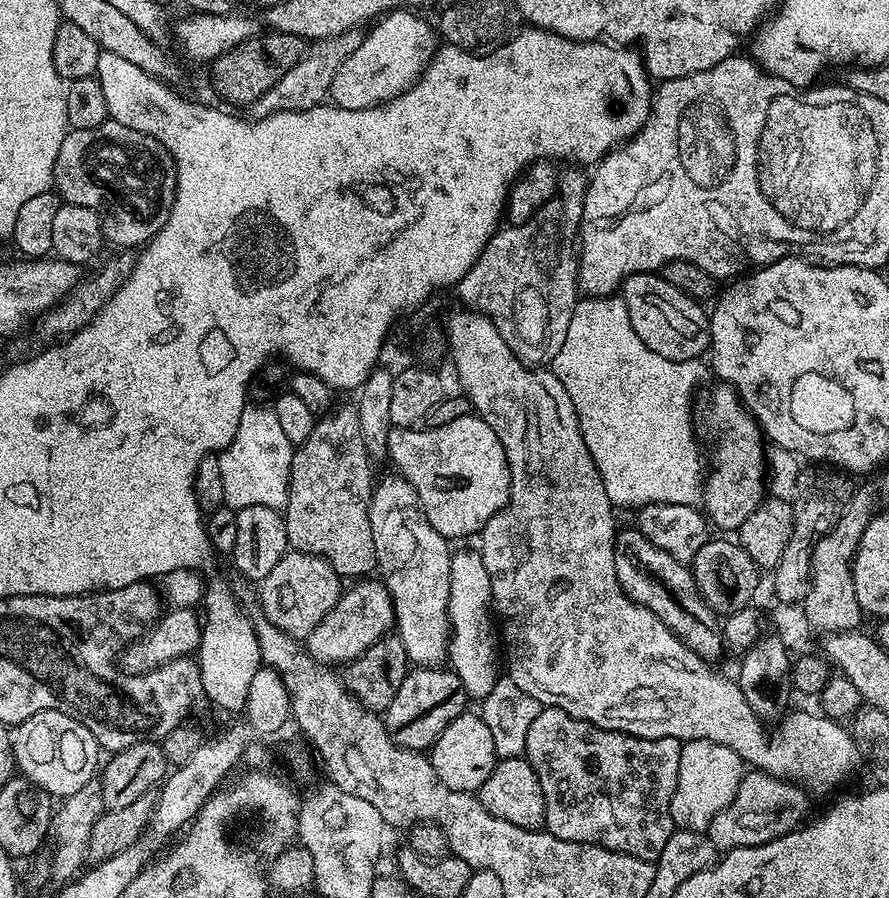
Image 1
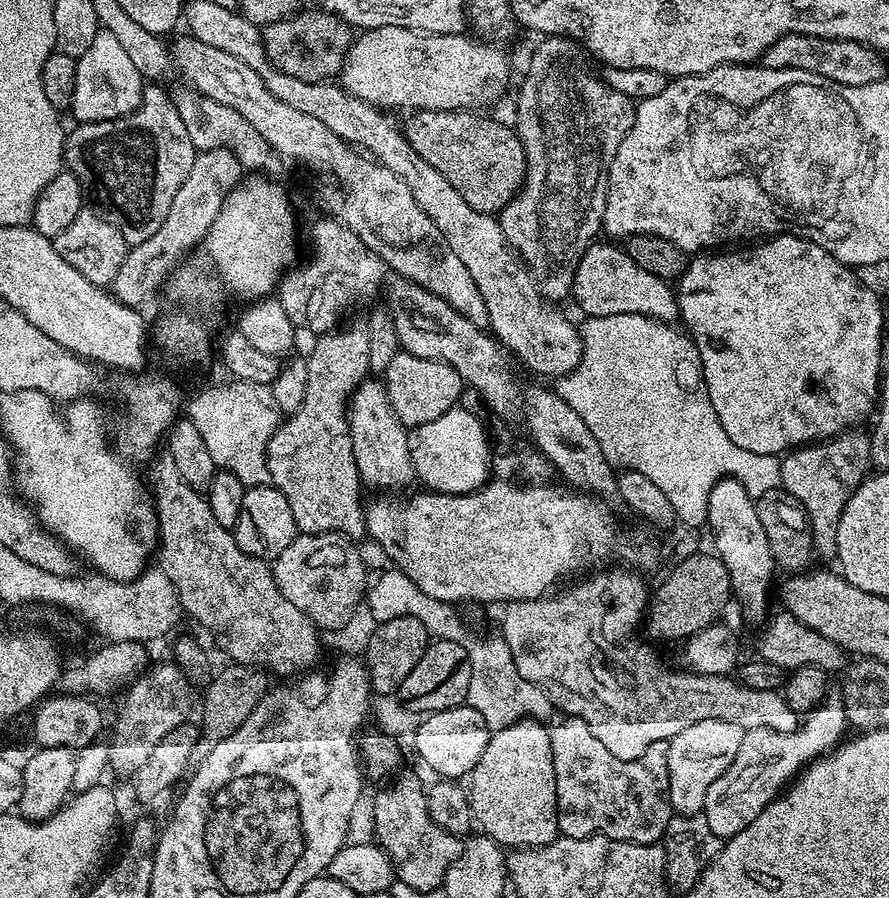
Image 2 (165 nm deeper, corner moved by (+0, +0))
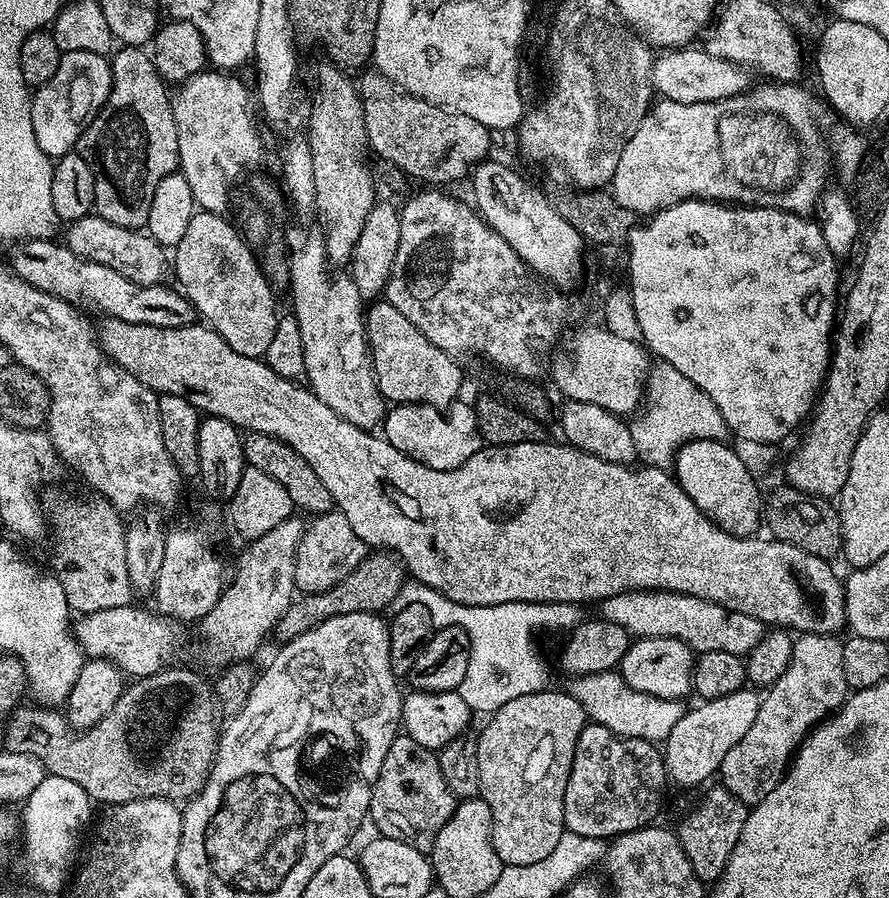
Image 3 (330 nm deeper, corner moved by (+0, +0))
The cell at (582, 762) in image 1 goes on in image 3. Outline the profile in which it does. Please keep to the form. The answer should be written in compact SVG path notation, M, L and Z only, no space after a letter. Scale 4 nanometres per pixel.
M585 723L582 734L578 734L578 746L574 746L574 762L570 766L570 778L566 782L564 799L565 829L579 836L590 838L615 838L624 832L647 828L660 812L664 800L666 769L661 749L650 740L629 740L615 736L606 726Z

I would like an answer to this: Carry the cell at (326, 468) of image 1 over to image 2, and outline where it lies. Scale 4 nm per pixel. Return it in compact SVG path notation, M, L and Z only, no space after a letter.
M363 327L344 328L317 335L312 349L306 352L306 398L302 406L280 422L267 446L270 483L290 502L294 522L301 533L340 532L349 538L364 536L366 532L366 504L360 501L362 481L354 462L354 446L348 425L348 406L356 385L369 373L368 332Z

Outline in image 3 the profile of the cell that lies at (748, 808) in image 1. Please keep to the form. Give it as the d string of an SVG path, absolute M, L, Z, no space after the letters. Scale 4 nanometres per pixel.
M806 632L797 635L792 642L790 666L786 674L763 693L760 709L750 730L726 754L718 776L722 787L730 790L734 798L746 805L762 802L774 786L784 779L798 749L813 728L848 699L850 689L846 682L846 670L842 670L841 637L836 634Z

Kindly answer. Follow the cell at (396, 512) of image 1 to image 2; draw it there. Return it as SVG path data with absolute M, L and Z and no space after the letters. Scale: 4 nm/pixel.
M365 378L356 385L348 406L348 425L350 438L354 446L354 462L360 471L361 481L372 488L404 488L408 483L413 483L412 459L410 458L410 442L408 441L409 429L394 414L388 401L388 392L379 379Z

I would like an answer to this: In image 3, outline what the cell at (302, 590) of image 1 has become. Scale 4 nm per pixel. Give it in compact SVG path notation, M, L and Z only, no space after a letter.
M339 510L319 513L313 520L316 521L305 527L296 551L296 586L304 594L326 591L342 582L363 562L366 555L366 545L362 538L354 534L354 526L350 526L350 522Z

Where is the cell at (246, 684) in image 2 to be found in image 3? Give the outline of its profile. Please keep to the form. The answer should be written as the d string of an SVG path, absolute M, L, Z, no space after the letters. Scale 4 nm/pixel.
M376 550L365 555L363 562L350 574L326 591L305 593L296 599L284 612L276 624L275 635L287 642L305 633L306 630L320 625L327 618L338 617L341 614L362 612L380 612L384 606L399 597L401 586L405 583L406 572L399 559L386 550Z

